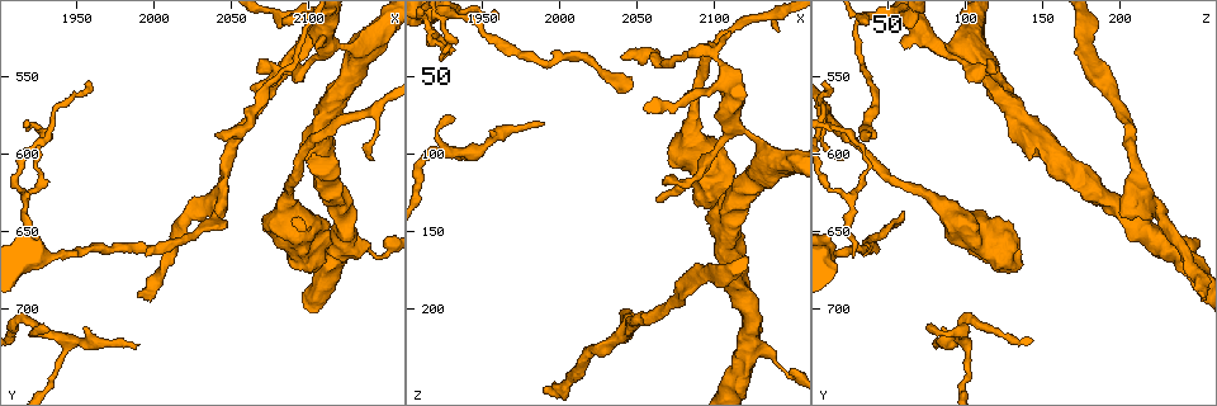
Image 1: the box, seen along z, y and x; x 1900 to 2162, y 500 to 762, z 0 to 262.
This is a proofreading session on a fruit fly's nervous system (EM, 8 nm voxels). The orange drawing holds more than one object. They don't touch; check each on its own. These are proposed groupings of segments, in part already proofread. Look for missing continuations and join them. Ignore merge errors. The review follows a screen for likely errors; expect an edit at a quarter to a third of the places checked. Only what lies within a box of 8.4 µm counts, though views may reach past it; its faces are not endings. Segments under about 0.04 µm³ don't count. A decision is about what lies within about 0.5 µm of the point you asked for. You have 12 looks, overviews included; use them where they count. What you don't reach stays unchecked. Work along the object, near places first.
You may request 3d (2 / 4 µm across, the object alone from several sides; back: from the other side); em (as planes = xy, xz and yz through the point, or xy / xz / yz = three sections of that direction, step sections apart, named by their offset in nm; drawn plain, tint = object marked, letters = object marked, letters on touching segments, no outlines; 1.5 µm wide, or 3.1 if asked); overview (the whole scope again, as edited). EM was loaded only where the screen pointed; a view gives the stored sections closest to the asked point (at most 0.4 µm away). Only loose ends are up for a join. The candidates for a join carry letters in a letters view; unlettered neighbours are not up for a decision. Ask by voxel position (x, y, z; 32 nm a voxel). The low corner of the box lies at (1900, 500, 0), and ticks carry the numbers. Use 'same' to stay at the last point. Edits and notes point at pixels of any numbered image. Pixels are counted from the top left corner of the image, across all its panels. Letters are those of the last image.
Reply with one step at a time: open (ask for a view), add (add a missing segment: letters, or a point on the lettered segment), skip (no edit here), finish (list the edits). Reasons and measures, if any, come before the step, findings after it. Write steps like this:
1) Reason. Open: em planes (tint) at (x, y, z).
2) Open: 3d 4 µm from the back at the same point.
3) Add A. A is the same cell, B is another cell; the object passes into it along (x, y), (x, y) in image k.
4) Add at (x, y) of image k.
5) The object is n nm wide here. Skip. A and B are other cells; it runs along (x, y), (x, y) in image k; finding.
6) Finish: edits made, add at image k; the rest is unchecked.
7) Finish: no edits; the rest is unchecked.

Free end. Open: em planes (letters) at (1990, 724, 82).

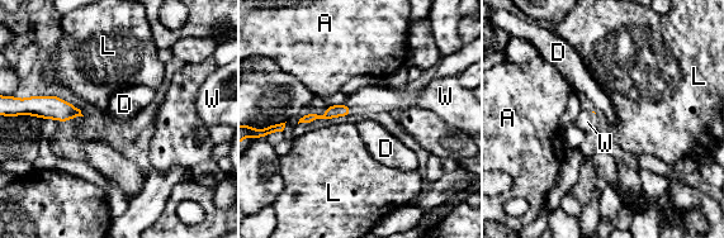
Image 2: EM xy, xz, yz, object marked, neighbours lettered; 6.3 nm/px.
Add W. W is the same cell, A, D and L are other cells; the object passes into it along (334, 110), (349, 108), (369, 100) in image 2; the neuron continues.

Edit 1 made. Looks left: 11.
Redraw. Open: overview.

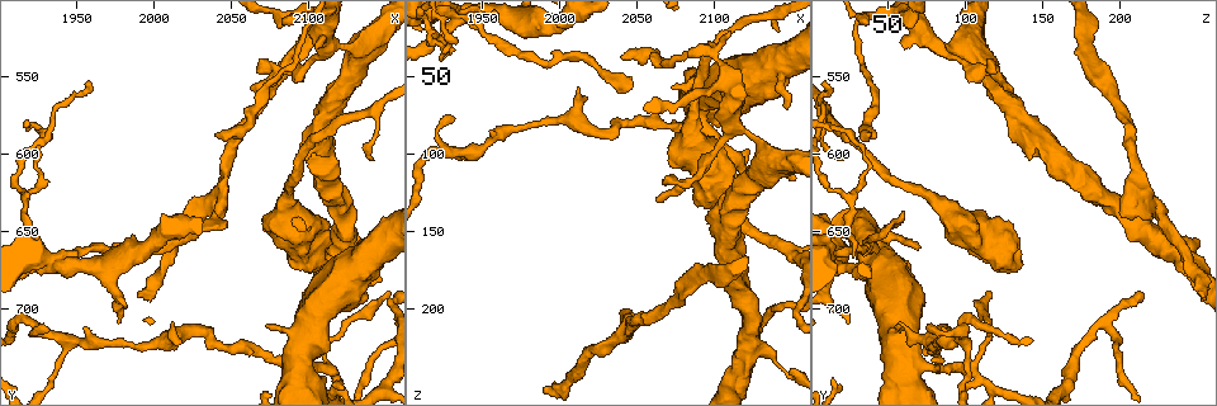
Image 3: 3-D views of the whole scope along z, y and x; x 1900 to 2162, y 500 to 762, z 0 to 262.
Branch stops here. Open: 3d 4 µm at (2040, 590, 38).

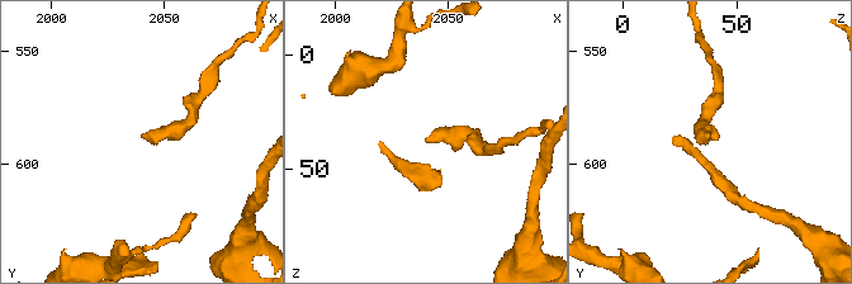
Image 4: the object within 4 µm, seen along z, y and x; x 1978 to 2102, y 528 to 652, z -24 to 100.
Open: em xy step 8 (tint) at (2041, 588, 38).

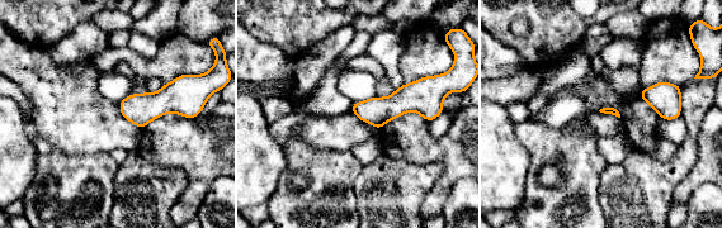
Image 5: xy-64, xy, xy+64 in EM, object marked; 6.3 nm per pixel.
Open: em xz step 4 (letters) at the same point.

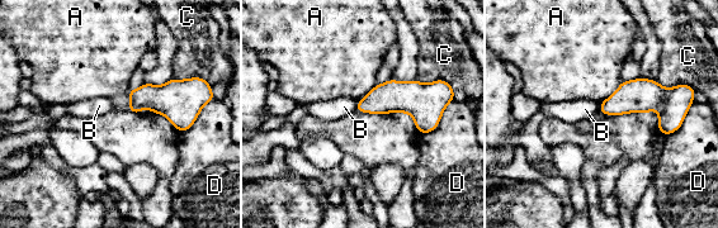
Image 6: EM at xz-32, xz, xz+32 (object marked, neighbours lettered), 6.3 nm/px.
The longest contact is with D, 280 nm. Skip. A, B, C and D are other cells; a border runs along (622, 81), (613, 93), (599, 103) in image 6; no lettered segment goes on from it.

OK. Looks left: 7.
Free end. Open: 3d 2 µm at (1930, 712, 78).

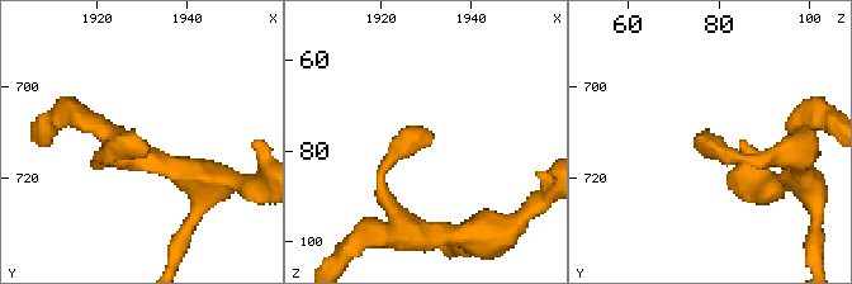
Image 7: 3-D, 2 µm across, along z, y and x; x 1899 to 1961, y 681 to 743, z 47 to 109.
Open: em planes (letters) at (1931, 714, 78).

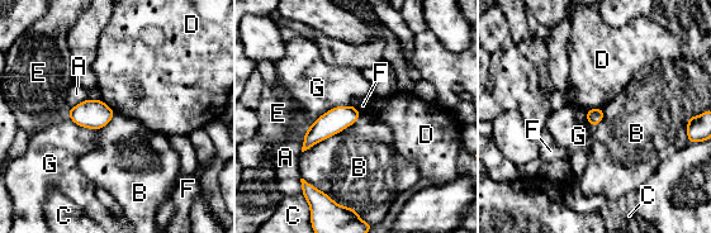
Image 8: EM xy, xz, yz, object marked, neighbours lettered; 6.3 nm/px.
Skip. A, B, C, D, E, F and G are other cells; it runs along (356, 114), (327, 124), (306, 146) in image 8; none of them fits.

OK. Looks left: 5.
Branch stops here. Open: em planes (letters) at (2042, 640, 204).

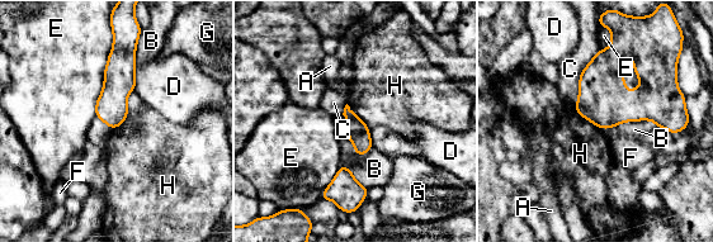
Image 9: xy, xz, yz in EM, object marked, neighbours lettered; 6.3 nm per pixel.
Skip. A, B, C, D, E, F, G and H are other cells; a border runs along (574, 105), (582, 117), (601, 129) in image 9; no lettered segment goes on from it.

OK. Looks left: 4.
Finish: edits made, add at image 2; the rest is unchecked.

